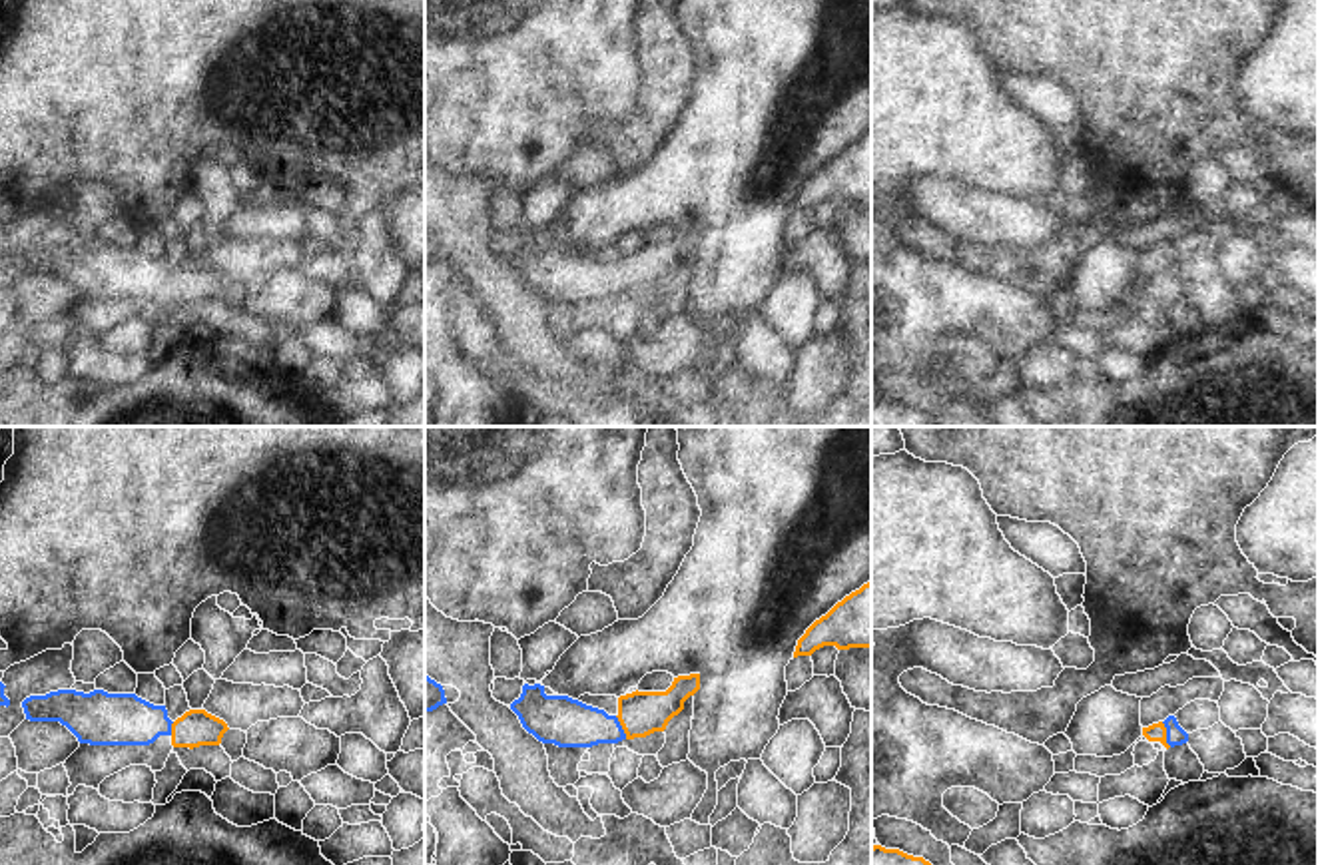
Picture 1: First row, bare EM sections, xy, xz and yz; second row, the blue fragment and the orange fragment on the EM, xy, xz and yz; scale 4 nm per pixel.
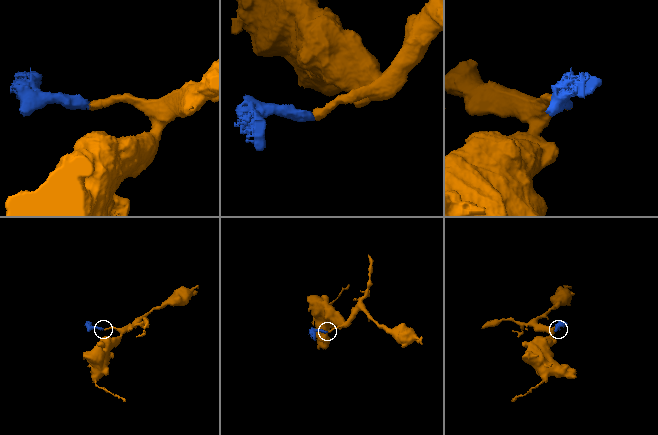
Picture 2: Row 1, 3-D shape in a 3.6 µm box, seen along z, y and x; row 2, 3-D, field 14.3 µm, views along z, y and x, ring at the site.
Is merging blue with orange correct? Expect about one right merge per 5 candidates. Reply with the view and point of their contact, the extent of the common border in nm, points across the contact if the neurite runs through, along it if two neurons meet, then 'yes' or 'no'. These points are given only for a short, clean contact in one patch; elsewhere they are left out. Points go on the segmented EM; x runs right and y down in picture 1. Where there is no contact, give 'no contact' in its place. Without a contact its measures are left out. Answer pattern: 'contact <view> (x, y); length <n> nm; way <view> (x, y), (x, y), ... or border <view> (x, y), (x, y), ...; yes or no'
contact yz (1167, 734); length 110 nm; way yz (1175, 734), (1167, 734), (1157, 732); yes

